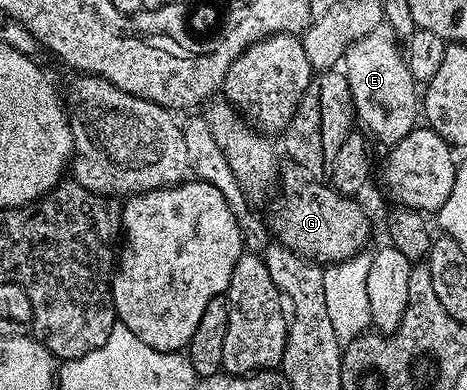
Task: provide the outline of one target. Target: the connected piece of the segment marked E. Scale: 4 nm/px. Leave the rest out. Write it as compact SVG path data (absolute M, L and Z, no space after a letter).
M381 34L365 35L350 44L345 51L343 74L349 79L353 109L356 118L365 122L364 130L370 136L373 134L382 139L385 145L392 145L410 135L418 126L419 87L409 72L402 48L400 51L388 34Z

